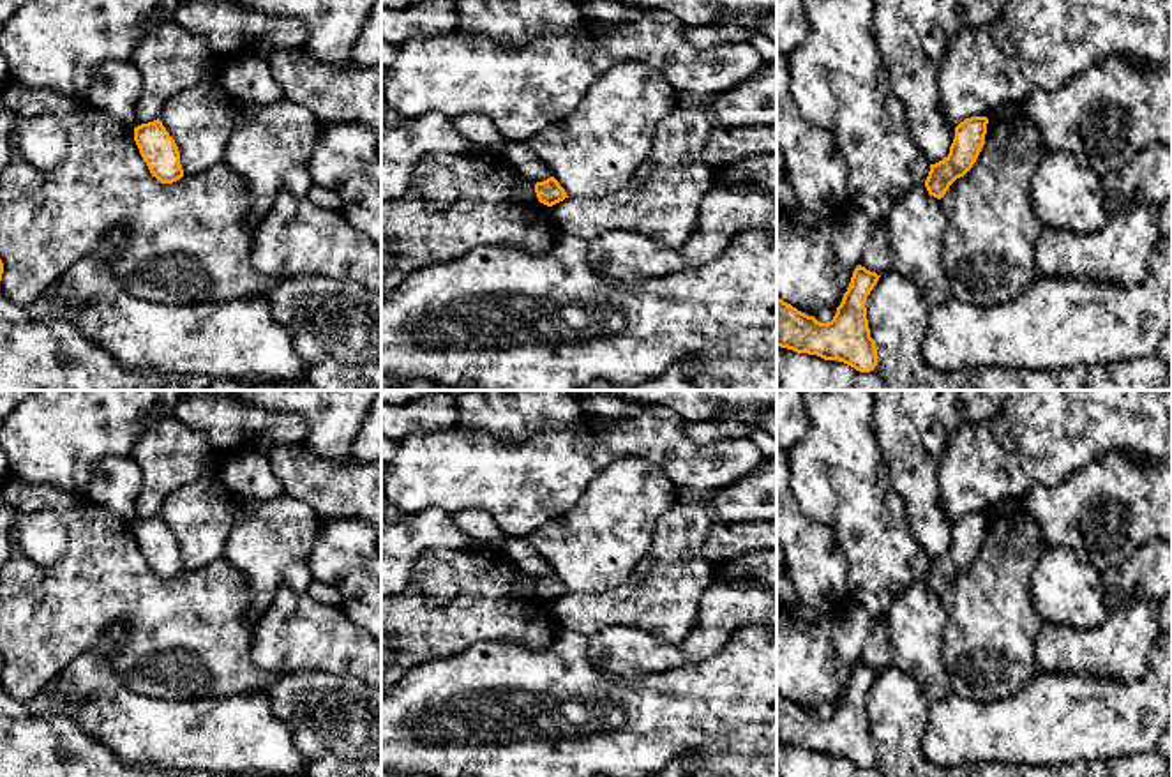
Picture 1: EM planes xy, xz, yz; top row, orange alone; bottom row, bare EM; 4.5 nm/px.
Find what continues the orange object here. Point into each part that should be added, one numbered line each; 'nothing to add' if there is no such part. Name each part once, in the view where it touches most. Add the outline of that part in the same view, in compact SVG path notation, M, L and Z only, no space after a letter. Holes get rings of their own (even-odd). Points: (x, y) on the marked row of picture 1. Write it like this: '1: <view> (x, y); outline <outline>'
nothing to add

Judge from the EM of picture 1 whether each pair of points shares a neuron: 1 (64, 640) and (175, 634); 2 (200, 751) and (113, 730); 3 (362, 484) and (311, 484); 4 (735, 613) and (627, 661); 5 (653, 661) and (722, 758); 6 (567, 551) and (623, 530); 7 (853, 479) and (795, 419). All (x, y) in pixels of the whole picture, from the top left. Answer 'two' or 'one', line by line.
1: one
2: one
3: one
4: one
5: two
6: one
7: two

